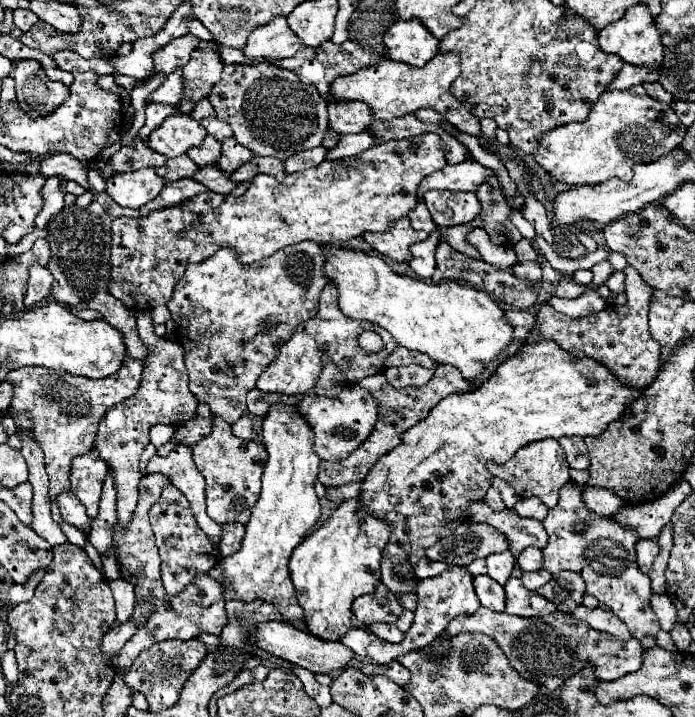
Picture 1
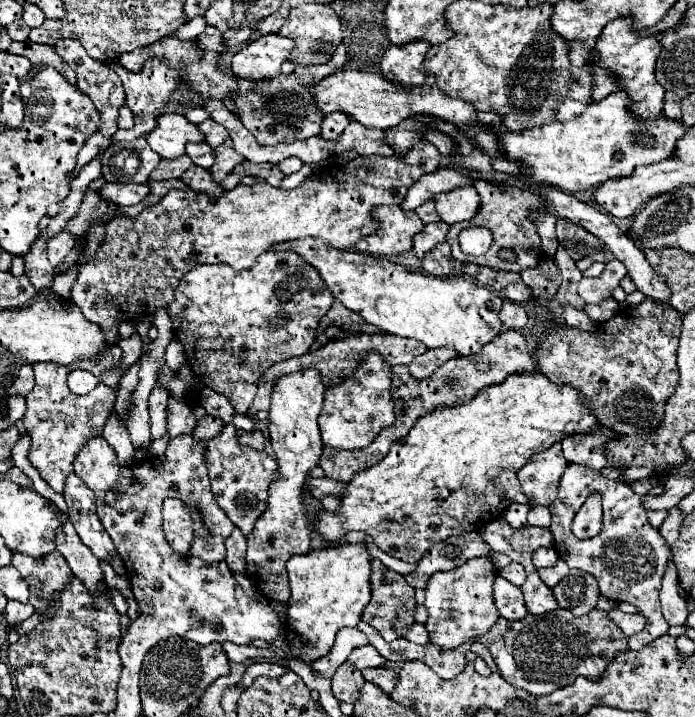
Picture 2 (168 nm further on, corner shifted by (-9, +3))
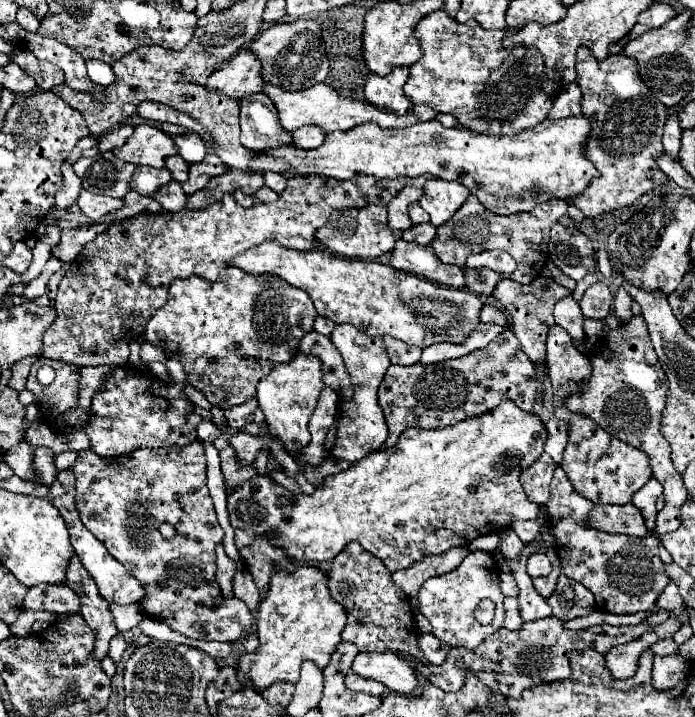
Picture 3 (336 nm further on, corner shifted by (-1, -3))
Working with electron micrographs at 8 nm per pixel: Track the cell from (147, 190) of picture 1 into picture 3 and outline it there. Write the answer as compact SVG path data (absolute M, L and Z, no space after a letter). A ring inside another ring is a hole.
M82 191L76 203L78 203L80 211L94 221L98 221L100 217L104 217L110 211L116 211L116 209L124 207L122 199L108 199L106 195L94 195L90 191Z

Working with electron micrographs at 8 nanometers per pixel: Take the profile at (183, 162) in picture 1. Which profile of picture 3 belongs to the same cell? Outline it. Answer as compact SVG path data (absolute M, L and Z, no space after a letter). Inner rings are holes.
M136 167L130 187L138 191L140 195L154 195L156 189L160 189L164 183L172 181L172 173L164 169L154 169L154 167Z

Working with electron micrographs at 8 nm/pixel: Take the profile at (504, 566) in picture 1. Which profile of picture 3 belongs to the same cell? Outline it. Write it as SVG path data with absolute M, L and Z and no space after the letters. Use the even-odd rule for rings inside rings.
M500 573L500 589L504 595L510 595L510 597L518 595L518 585L512 579L512 575L508 575L508 573Z

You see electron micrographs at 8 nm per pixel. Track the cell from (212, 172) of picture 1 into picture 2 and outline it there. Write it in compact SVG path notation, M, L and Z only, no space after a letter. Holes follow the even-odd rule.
M196 165L190 167L180 179L196 193L206 193L210 197L220 197L224 193L224 189L220 189L220 185L208 177L208 169L196 169Z

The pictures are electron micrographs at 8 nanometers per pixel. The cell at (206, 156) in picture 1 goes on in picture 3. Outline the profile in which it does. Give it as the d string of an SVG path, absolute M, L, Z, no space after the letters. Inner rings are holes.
M172 155L172 157L168 157L166 159L166 167L170 169L170 173L172 173L172 177L176 179L176 181L180 181L180 183L184 183L184 181L188 181L188 163L184 163L184 159L180 159L180 155Z

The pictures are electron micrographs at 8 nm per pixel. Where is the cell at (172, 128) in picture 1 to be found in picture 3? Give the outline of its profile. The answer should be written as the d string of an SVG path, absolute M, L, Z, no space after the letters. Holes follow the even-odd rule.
M142 123L122 147L114 149L114 153L128 163L160 169L168 155L176 155L176 143L172 143L172 135L164 133L160 127Z

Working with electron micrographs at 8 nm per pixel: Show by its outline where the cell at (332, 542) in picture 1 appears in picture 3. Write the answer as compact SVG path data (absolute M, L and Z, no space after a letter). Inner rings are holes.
M298 565L294 571L284 569L272 577L270 589L260 603L256 625L260 649L240 657L238 679L244 683L244 679L250 677L256 691L262 691L274 681L296 683L300 677L300 665L306 659L326 667L332 651L342 641L340 635L346 625L346 611L332 599L326 571L312 565Z

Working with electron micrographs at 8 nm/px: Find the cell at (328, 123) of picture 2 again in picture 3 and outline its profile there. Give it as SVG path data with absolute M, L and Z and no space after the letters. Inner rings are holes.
M304 125L294 131L294 145L298 149L316 149L324 143L324 137L326 137L326 133L320 131L320 127Z

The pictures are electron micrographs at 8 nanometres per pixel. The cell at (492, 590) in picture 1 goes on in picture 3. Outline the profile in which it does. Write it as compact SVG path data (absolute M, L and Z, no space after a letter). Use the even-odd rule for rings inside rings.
M506 597L506 599L504 599L504 609L506 609L504 627L506 627L506 629L520 629L522 619L520 619L520 611L518 611L516 597Z

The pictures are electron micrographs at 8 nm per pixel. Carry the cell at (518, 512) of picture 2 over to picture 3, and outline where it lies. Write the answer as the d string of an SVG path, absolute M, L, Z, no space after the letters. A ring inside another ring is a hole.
M506 527L506 529L502 529L500 531L500 551L504 551L504 555L506 557L514 557L514 559L518 559L518 553L520 553L520 549L522 549L522 539L518 539L518 535L510 529L510 527Z

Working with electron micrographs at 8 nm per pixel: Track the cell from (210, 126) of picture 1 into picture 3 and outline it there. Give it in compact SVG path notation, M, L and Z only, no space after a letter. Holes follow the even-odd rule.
M184 133L172 139L178 147L178 155L188 163L200 163L200 159L204 159L204 155L208 153L208 149L204 147L204 141L196 133Z

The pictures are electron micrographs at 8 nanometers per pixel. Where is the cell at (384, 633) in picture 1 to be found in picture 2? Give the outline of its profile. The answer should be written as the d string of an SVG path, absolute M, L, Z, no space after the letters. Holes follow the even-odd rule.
M414 623L412 625L412 631L406 633L406 639L408 641L414 641L414 643L420 643L420 645L428 645L430 643L430 637L428 637L428 631L422 623Z

